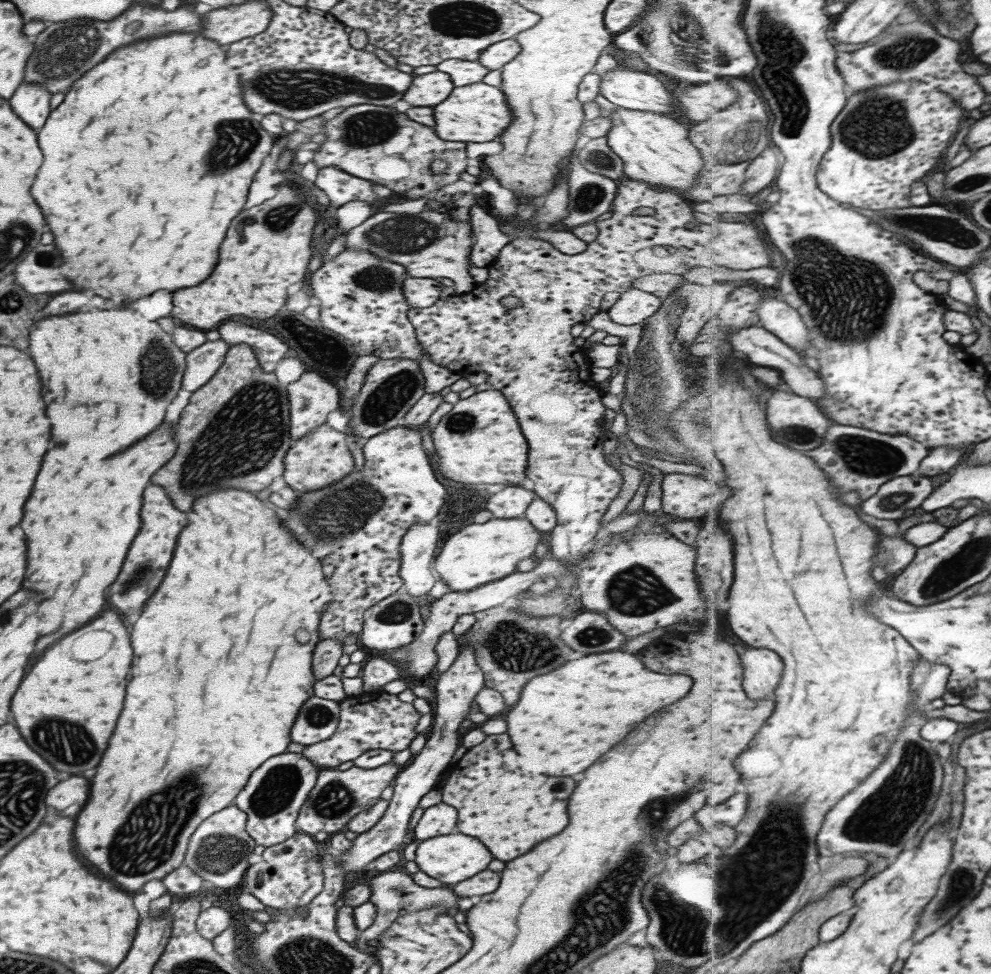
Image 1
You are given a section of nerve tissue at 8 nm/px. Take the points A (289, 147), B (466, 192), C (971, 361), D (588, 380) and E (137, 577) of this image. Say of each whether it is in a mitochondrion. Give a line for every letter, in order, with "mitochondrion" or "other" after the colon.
A: other
B: other
C: other
D: other
E: mitochondrion

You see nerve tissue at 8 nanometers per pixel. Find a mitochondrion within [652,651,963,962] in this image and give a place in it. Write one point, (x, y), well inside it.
(886, 816)

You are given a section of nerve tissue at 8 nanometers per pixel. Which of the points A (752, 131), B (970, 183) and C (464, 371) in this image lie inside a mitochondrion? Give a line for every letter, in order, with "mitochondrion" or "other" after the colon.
A: mitochondrion
B: mitochondrion
C: other

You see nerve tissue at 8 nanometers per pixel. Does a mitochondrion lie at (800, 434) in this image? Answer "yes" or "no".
yes

